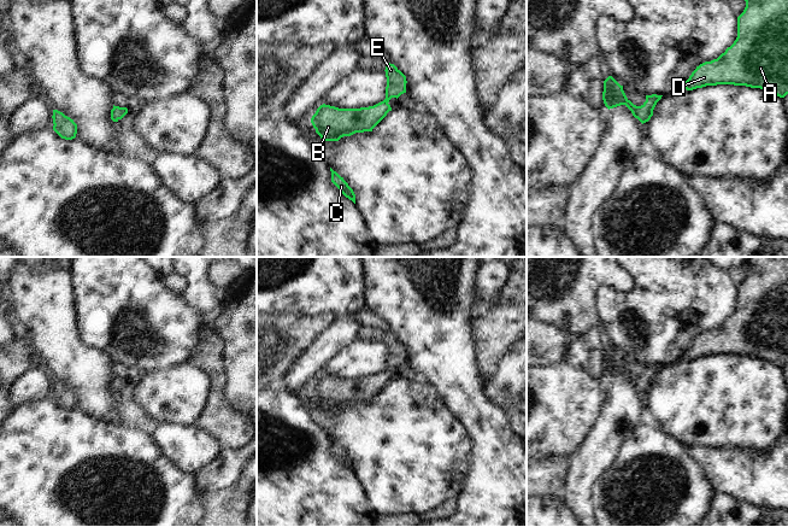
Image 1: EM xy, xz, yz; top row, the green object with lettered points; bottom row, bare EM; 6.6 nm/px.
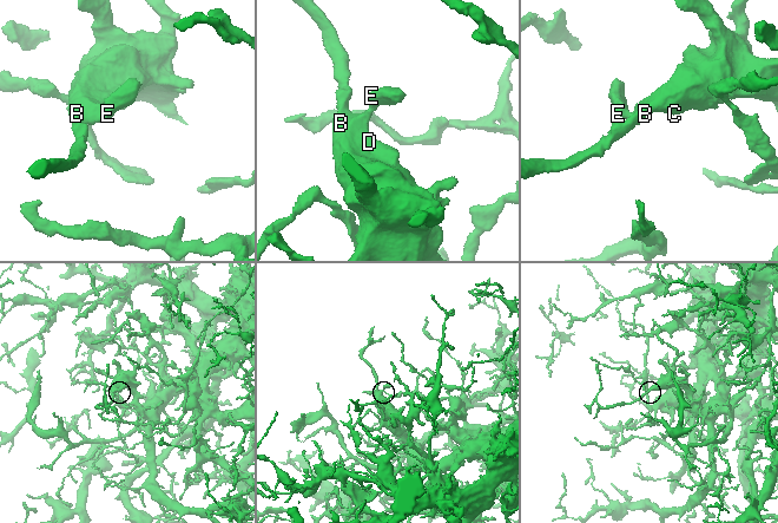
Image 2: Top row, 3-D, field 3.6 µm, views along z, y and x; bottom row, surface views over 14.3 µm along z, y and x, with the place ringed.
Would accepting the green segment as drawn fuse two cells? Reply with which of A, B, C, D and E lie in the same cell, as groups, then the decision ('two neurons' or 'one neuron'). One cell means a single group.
A B C D E; one neuron

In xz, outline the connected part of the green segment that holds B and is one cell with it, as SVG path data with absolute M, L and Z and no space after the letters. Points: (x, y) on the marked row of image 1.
M394 65L386 66L386 99L374 106L360 109L339 109L321 105L311 118L316 133L324 141L339 141L343 136L355 133L372 131L372 129L392 111L388 104L392 98L406 93L406 76Z

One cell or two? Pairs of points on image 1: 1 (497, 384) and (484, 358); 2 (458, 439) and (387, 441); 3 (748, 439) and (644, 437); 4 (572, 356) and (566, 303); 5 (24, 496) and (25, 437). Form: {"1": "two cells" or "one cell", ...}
{"1": "two cells", "2": "one cell", "3": "two cells", "4": "two cells", "5": "one cell"}

